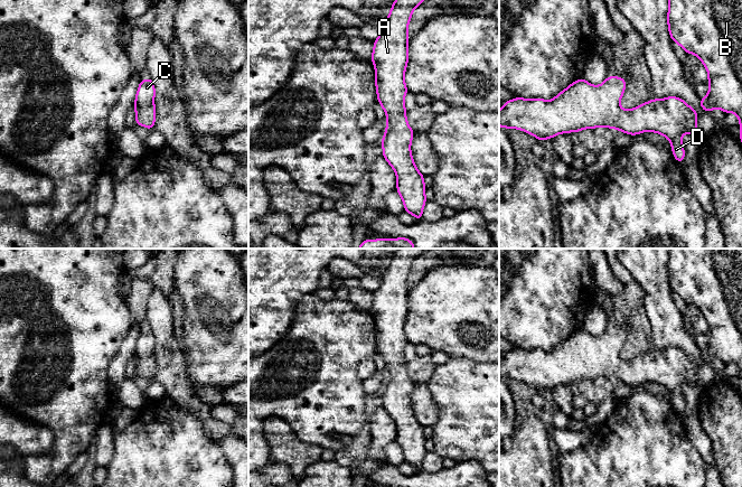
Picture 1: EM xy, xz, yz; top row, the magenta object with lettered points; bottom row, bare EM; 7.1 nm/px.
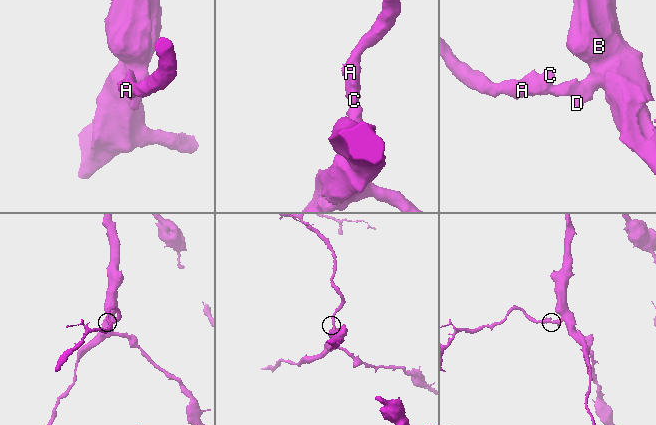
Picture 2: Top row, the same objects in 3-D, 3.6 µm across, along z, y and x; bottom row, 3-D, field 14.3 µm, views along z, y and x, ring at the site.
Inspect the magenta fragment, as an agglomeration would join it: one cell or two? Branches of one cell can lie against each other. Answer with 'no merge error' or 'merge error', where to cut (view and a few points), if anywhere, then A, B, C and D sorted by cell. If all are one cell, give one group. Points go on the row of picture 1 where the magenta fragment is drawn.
no merge error; cut none; groups A B C D

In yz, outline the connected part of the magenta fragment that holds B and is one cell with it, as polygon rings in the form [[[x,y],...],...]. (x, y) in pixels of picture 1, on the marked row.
[[[668,0],[671,41],[701,59],[708,73],[708,94],[699,99],[708,113],[718,107],[738,115],[742,143],[742,0]]]

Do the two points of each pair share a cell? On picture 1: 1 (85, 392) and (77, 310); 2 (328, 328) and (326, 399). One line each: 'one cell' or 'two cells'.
1: one cell
2: one cell

